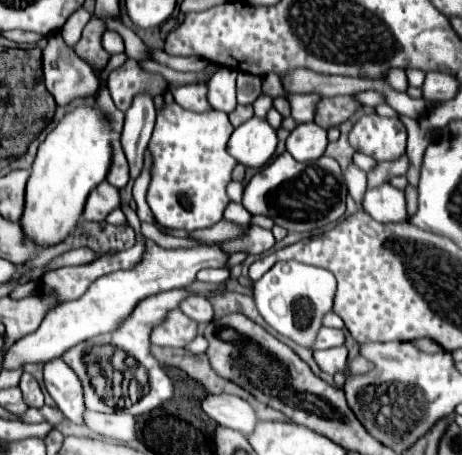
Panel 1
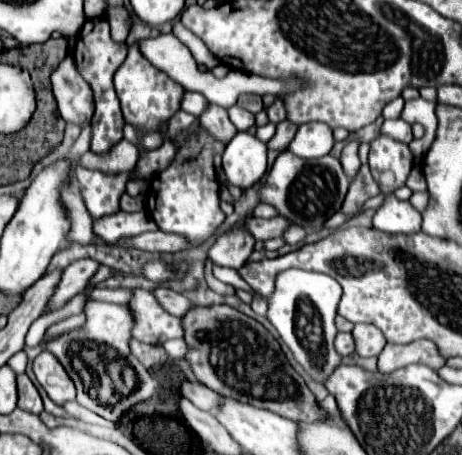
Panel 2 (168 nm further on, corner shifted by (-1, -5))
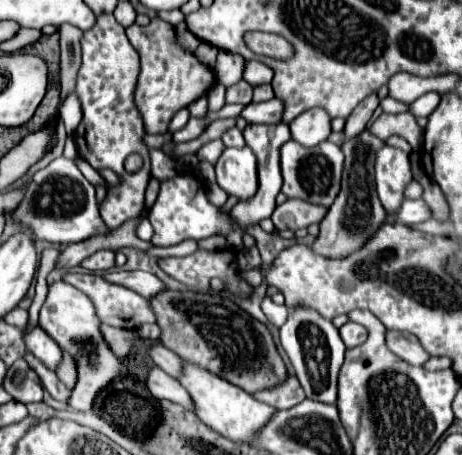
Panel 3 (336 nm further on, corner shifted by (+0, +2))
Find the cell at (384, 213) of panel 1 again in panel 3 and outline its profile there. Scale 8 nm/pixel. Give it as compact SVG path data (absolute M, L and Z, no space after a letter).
M405 200L395 212L395 220L407 226L425 222L429 216L431 216L431 210L423 200Z

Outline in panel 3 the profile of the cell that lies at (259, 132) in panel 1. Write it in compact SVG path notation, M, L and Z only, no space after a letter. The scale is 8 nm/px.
M249 146L225 148L215 164L217 184L239 200L247 200L257 192L257 156Z

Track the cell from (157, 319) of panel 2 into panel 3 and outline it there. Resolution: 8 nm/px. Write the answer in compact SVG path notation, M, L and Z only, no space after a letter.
M69 272L65 276L65 282L73 284L75 288L79 288L81 292L85 292L95 308L97 308L97 316L109 324L109 326L119 326L119 328L127 328L127 330L137 330L139 326L143 324L155 324L155 318L153 318L153 308L151 308L151 302L145 300L141 294L121 286L121 284L113 284L109 280L105 280L101 274L75 274L75 272Z

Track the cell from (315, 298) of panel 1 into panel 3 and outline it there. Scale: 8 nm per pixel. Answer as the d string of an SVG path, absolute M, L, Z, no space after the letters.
M295 306L289 312L287 322L281 326L281 344L297 372L301 386L305 388L307 398L333 404L337 400L337 374L347 350L333 322L325 320L309 306Z

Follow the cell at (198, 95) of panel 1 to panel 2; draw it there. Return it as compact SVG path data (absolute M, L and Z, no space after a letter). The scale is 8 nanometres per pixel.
M210 105L202 113L202 117L198 121L202 123L202 127L206 127L206 131L210 131L210 135L214 139L218 139L224 145L228 145L230 139L238 133L238 129L228 119L228 111L222 109L222 107L218 107L218 105Z

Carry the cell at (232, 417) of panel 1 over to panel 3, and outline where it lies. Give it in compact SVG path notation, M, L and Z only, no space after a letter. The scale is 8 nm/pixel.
M153 346L151 352L149 352L149 356L151 356L153 362L155 362L161 370L165 370L169 376L173 376L173 378L179 378L179 376L181 376L181 370L183 370L185 362L183 362L177 354L173 354L171 350L167 350L165 346Z

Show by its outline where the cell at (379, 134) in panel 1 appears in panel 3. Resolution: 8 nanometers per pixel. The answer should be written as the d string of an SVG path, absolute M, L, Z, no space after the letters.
M383 144L375 156L375 182L381 204L387 212L395 214L395 210L403 202L403 190L413 180L409 154L401 148Z

